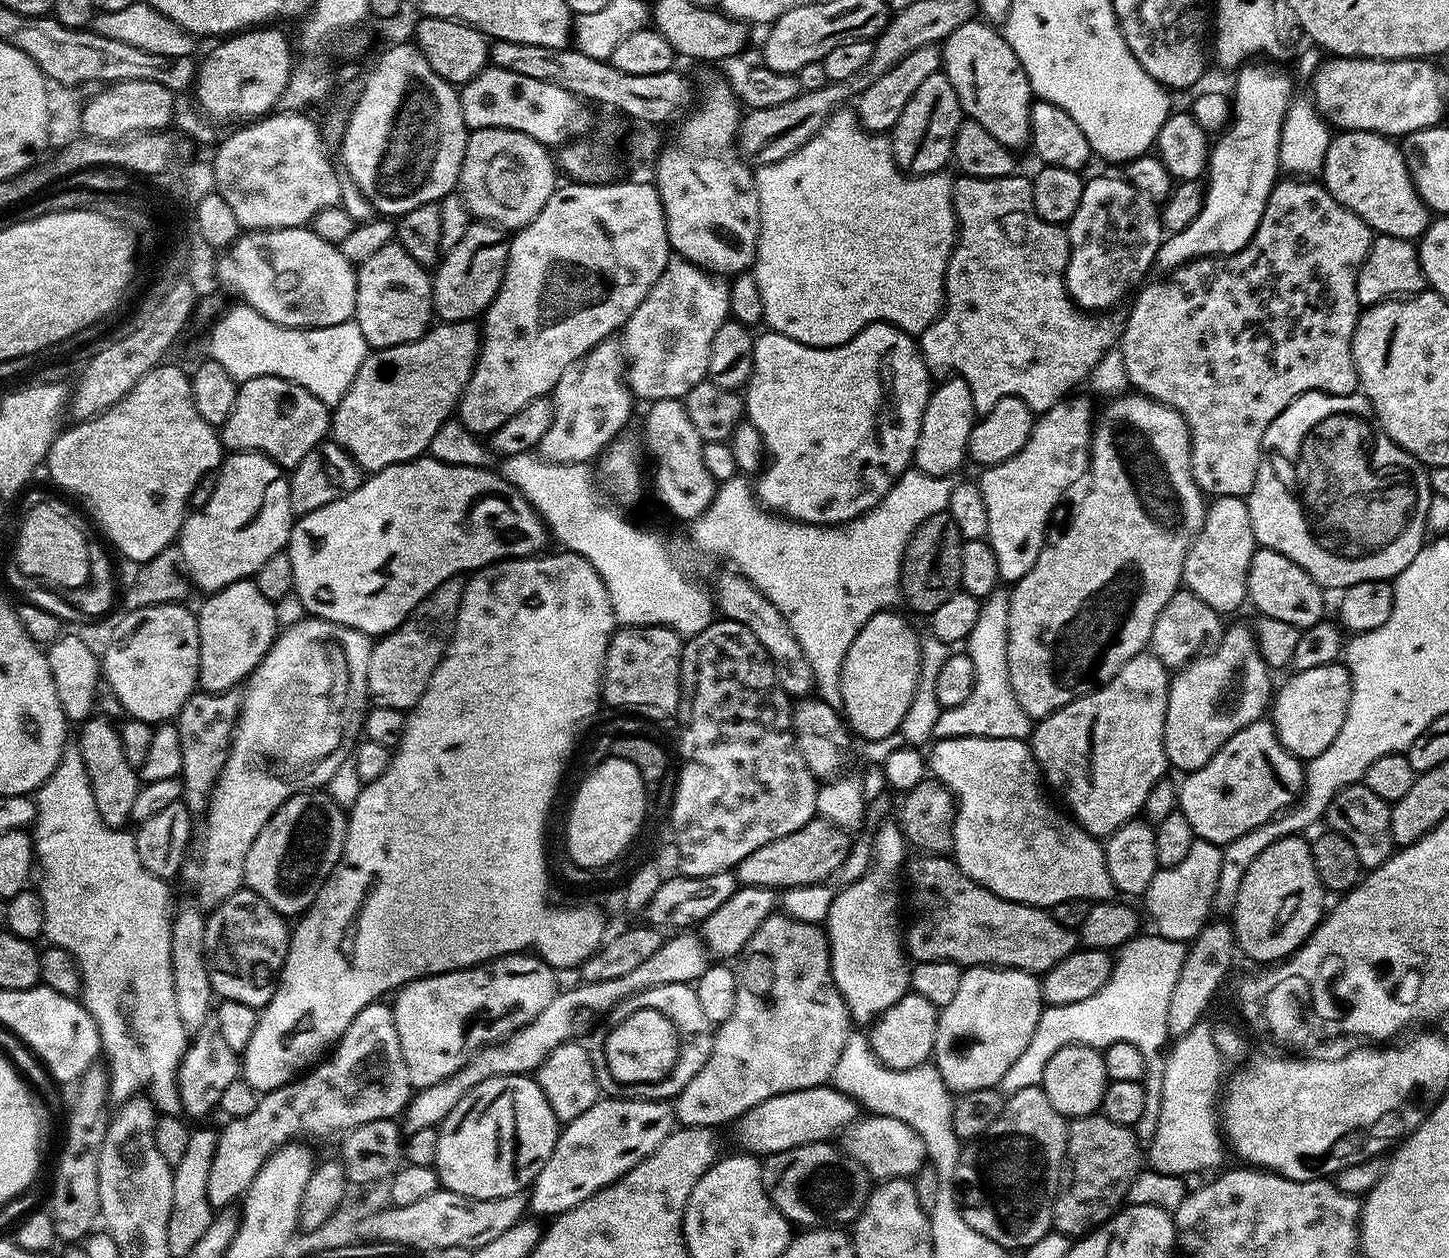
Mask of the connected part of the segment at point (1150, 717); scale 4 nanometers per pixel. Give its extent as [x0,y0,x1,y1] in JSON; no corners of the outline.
[1030,651,1170,838]

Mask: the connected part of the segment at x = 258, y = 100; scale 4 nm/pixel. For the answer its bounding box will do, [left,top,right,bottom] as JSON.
[194,26,294,125]

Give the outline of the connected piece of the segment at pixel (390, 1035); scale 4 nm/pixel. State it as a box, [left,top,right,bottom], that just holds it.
[208,1002,413,1210]

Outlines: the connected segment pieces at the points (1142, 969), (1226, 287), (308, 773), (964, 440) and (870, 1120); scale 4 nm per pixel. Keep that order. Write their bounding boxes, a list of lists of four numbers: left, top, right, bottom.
[[998,934,1188,1094],[1118,178,1374,497],[182,618,373,909],[914,376,978,476],[838,1114,928,1181]]

